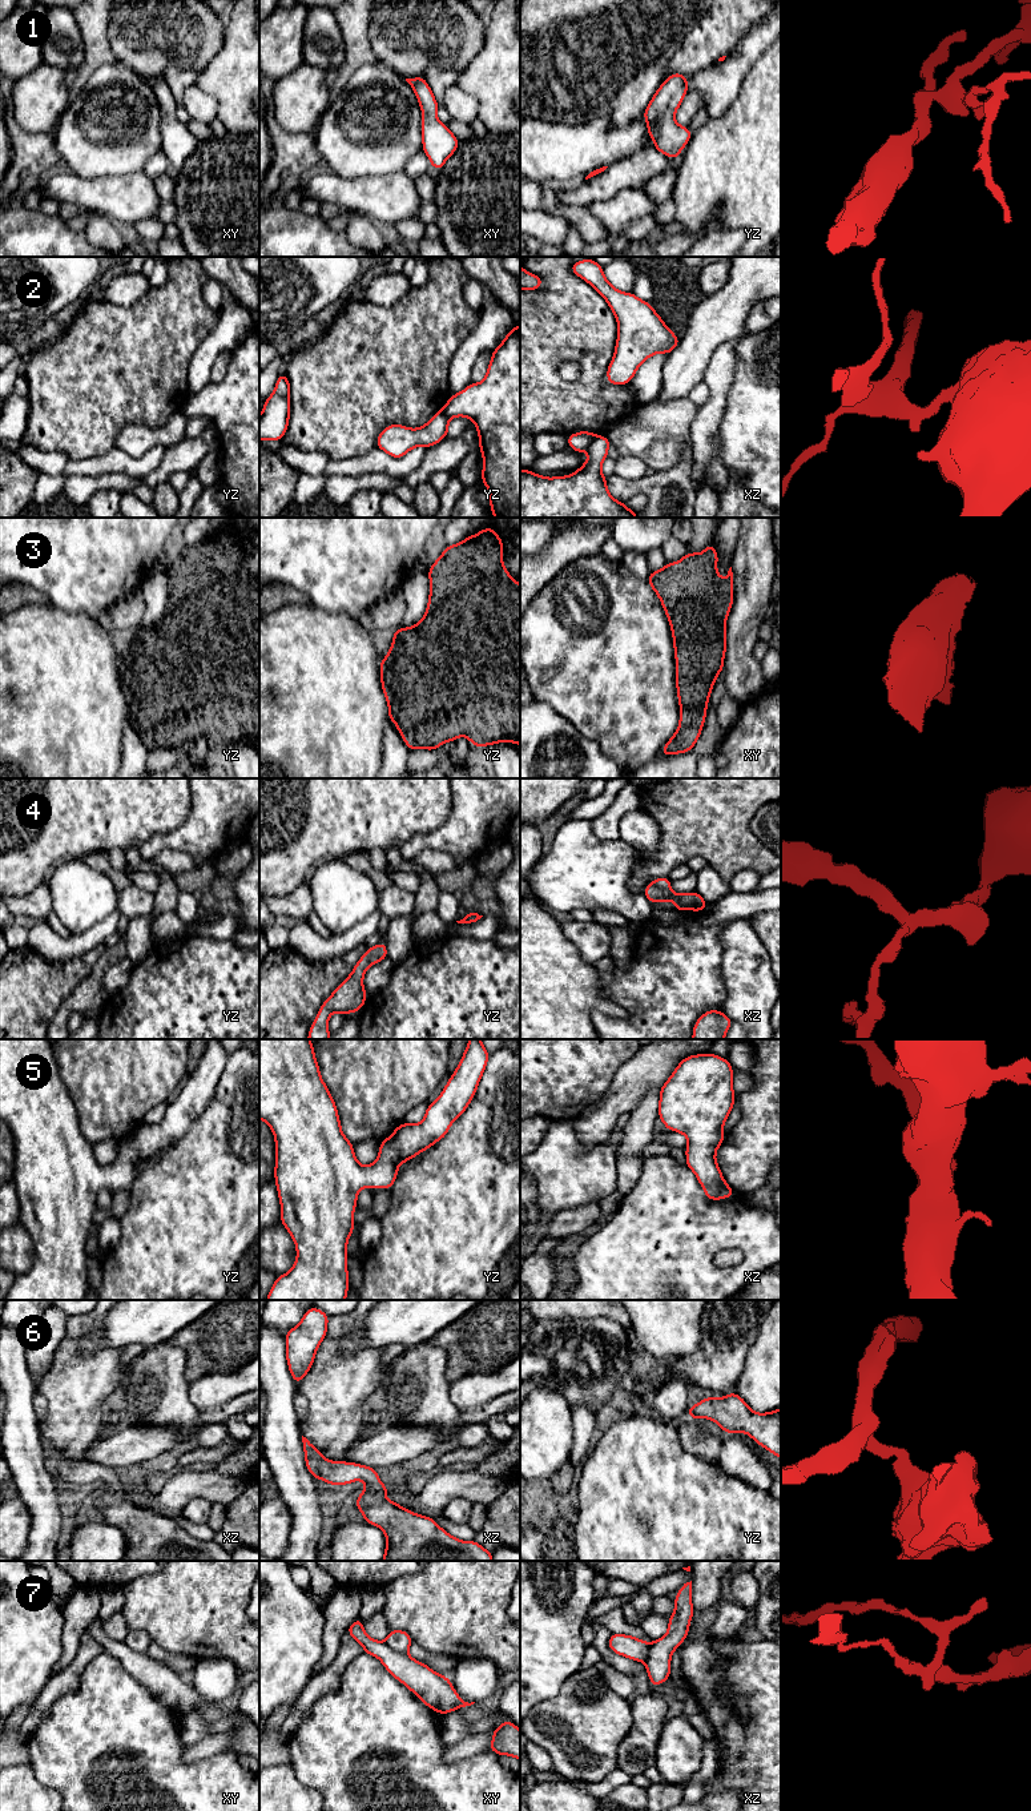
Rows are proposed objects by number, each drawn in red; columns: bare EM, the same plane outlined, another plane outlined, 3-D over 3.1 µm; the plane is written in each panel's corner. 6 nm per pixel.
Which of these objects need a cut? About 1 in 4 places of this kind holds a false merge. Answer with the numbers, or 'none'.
2, 7

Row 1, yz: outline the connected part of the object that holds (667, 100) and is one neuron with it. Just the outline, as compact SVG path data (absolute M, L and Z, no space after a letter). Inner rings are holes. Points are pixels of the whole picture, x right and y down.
M674 72L660 85L643 113L648 125L648 134L655 141L653 149L673 160L678 157L682 148L686 146L692 137L692 132L688 126L678 125L674 120L674 113L680 108L686 93L688 76Z

